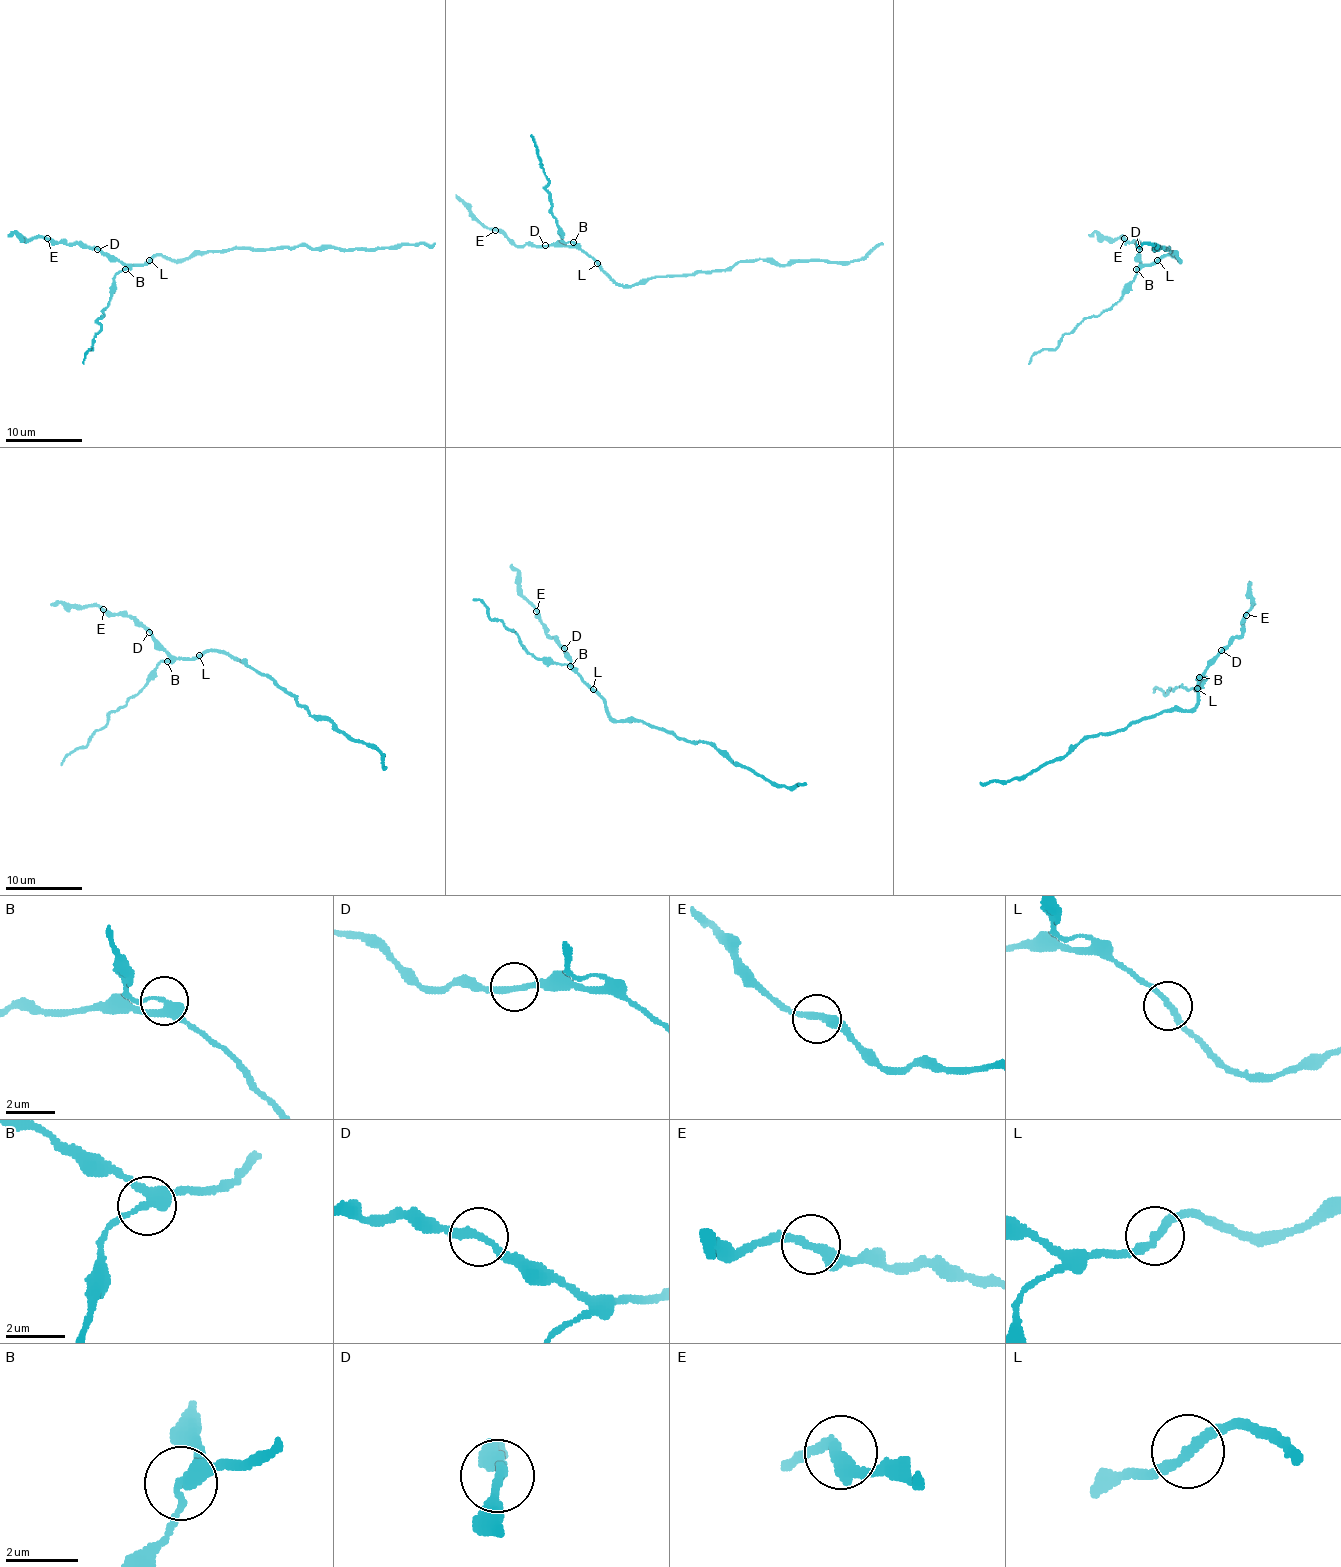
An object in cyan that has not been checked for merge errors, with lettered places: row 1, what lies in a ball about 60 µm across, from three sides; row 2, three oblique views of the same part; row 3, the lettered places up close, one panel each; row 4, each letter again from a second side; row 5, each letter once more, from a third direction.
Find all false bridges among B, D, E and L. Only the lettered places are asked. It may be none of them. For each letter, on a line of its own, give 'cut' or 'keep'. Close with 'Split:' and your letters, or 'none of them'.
B: cut
D: keep
E: keep
L: cut
Split: B, L

